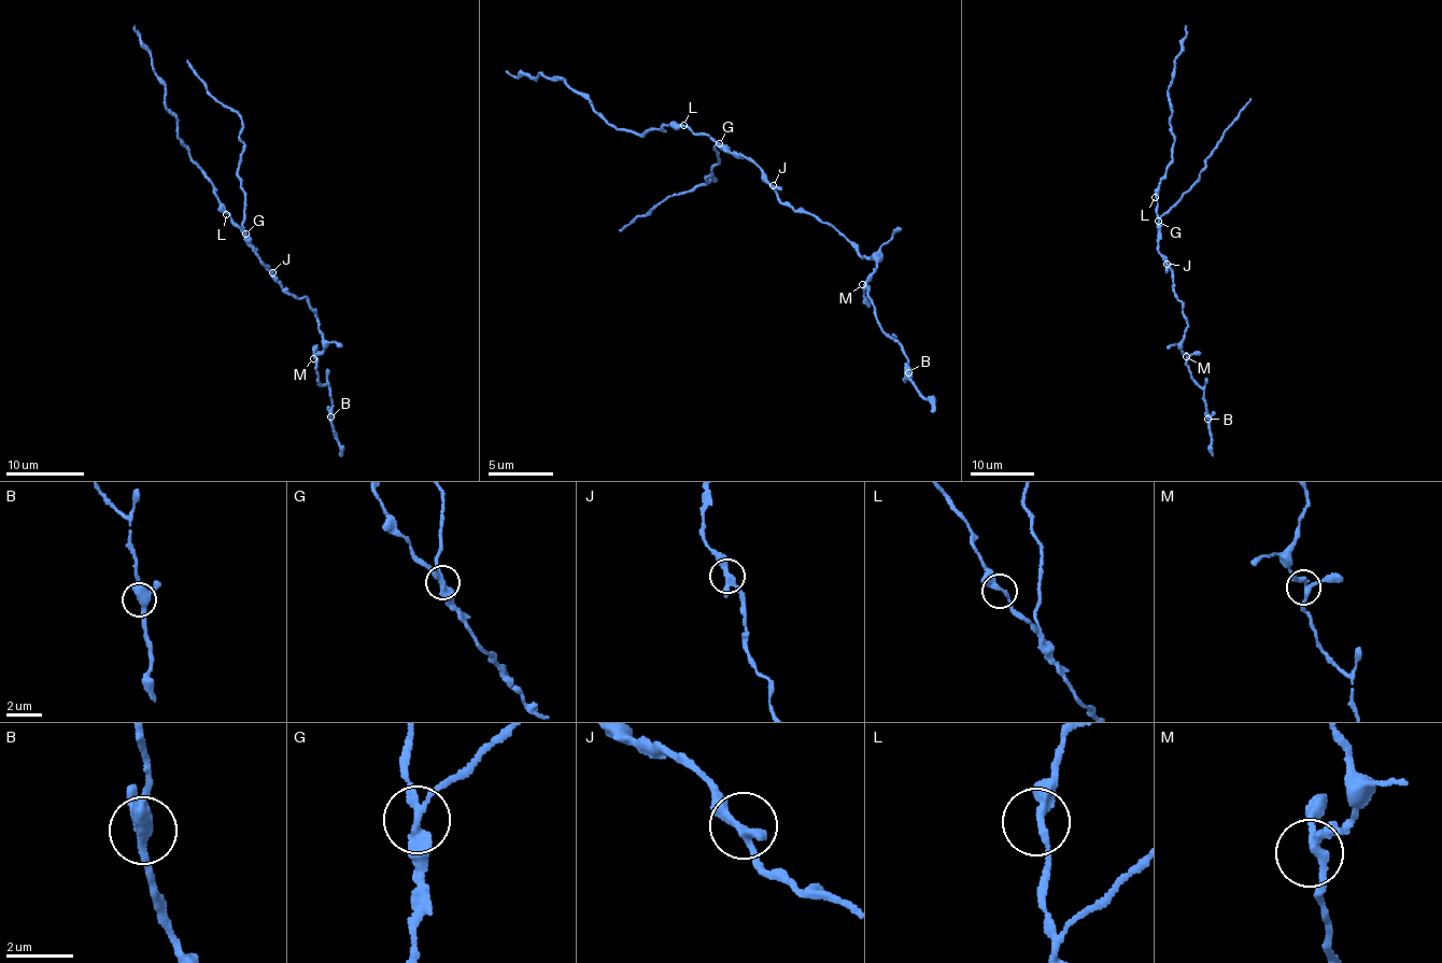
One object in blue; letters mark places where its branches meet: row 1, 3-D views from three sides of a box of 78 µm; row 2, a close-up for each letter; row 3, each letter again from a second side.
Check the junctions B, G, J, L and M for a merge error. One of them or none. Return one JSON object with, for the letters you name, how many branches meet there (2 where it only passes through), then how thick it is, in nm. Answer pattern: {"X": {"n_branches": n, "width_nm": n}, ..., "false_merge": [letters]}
{"G": {"n_branches": 3, "width_nm": 260}, "false_merge": ["G"]}

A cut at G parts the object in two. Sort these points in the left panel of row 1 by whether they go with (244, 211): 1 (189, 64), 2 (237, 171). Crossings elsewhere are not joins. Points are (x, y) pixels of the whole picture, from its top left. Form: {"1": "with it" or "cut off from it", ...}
{"1": "with it", "2": "with it"}

